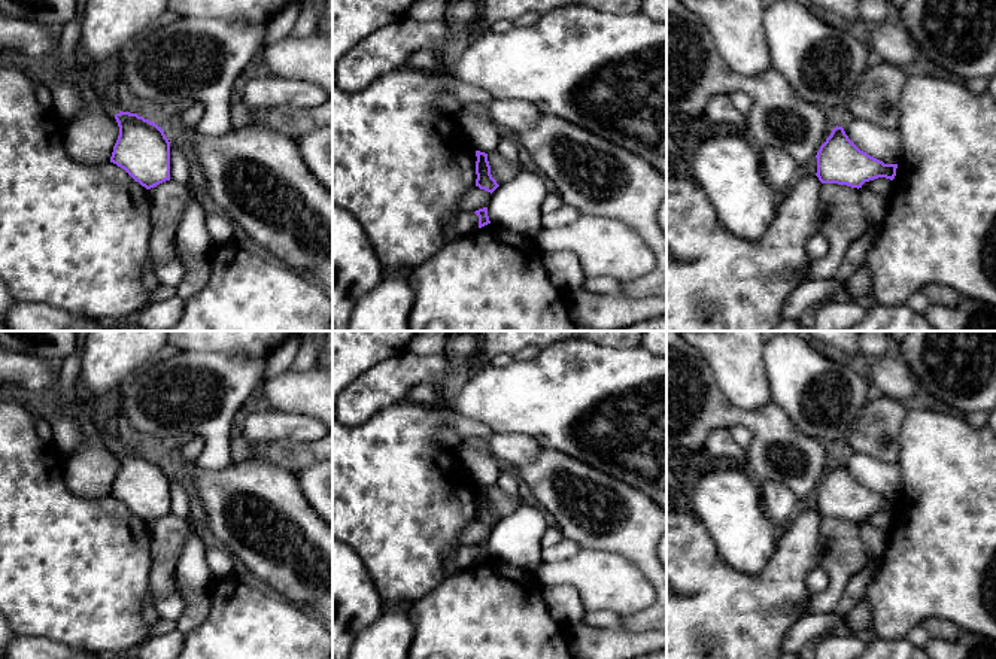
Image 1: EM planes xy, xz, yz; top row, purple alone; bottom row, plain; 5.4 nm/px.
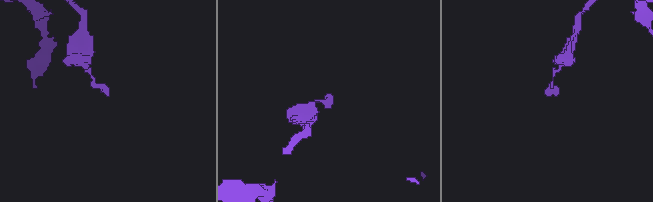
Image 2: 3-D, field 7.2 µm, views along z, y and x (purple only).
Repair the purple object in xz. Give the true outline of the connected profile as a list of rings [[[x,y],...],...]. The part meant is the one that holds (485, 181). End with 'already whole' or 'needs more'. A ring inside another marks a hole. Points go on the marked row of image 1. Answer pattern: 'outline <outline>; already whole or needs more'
outline [[[476,151],[476,157],[477,157],[477,161],[476,161],[476,174],[477,174],[476,186],[492,194],[499,185],[497,183],[497,180],[491,174],[491,165],[488,161],[488,154]]]; already whole

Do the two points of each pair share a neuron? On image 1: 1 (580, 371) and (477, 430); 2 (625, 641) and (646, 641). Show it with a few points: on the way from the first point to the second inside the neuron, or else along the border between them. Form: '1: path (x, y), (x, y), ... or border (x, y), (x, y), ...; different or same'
1: border (470, 419), (483, 424), (491, 431); different
2: path (629, 641), (641, 641); same

